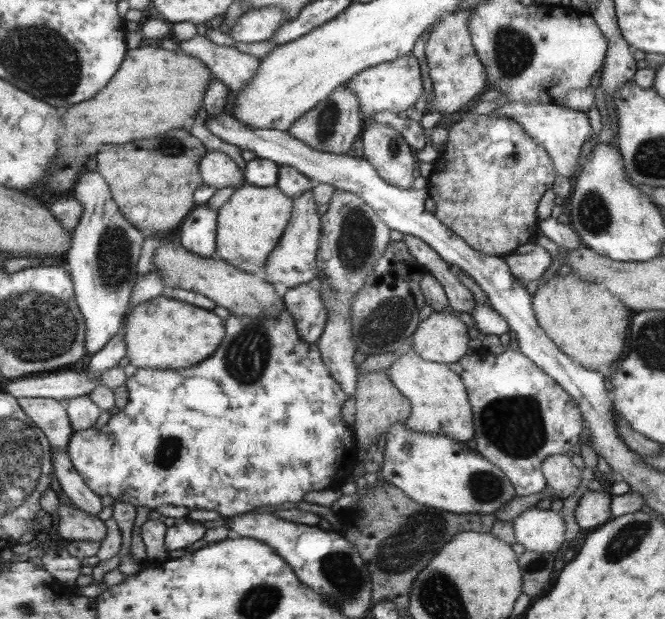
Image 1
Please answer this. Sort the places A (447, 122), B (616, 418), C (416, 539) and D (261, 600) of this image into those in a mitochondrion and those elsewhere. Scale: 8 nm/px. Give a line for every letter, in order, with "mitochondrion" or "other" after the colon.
A: other
B: other
C: mitochondrion
D: mitochondrion

